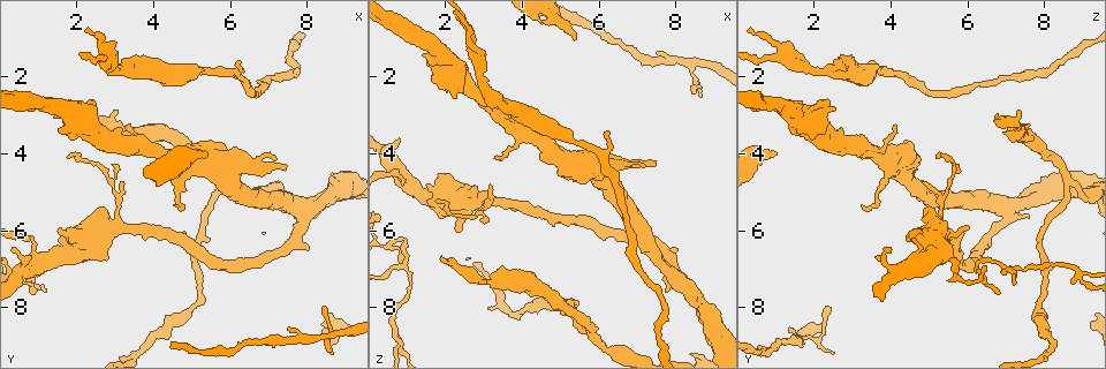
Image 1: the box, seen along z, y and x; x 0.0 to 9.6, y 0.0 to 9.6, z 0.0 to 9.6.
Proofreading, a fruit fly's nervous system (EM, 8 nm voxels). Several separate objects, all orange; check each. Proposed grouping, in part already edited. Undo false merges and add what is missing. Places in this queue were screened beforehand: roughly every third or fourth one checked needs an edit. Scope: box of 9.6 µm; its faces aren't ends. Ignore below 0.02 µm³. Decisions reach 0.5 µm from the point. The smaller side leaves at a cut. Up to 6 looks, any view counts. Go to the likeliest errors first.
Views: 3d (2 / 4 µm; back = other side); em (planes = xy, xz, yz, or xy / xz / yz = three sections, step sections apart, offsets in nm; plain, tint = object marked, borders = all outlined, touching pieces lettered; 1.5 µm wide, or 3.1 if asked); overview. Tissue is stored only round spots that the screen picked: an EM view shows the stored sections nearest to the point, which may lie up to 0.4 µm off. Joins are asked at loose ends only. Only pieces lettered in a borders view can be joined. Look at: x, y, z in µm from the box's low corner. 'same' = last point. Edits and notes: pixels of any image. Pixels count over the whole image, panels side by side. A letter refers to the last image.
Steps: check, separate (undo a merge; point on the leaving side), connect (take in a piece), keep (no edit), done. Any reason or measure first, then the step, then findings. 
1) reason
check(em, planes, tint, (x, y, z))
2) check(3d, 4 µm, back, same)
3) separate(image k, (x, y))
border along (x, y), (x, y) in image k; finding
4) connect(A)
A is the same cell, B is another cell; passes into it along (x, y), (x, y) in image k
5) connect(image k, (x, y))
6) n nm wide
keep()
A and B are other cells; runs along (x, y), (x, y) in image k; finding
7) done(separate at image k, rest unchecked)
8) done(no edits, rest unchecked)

check(em, planes, borders, (6.30, 1.60, 3.40))

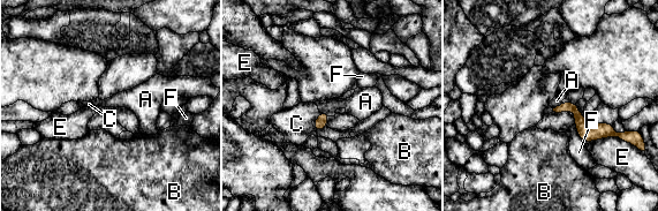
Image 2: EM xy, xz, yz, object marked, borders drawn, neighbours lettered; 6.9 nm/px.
E touches over 280 nm
keep()
A, B, C, E and F are other cells; runs along (558, 110), (573, 107), (591, 132), (612, 134) in image 2; none of them fits

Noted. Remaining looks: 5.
thin end
check(3d, 2 µm, (1.90, 3.10, 6.70))

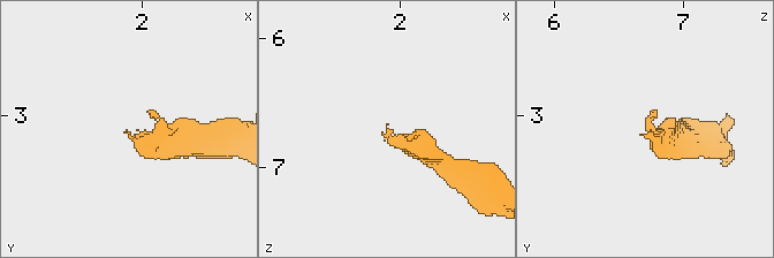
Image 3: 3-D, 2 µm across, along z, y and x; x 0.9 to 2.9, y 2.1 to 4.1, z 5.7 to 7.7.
check(em, planes, borders, (1.90, 3.14, 6.70))

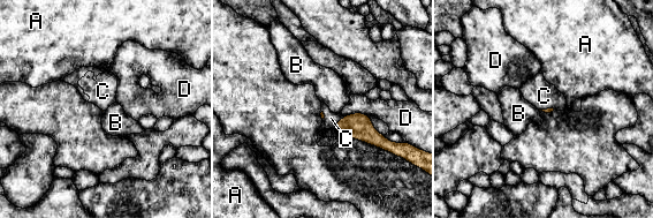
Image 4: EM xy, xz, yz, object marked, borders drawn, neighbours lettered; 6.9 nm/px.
connect(C)
C is the same cell, A, B and D are other cells; passes into it along (358, 126), (336, 122), (331, 118) in image 4; it goes on there

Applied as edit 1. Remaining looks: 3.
check(3d, 2 µm, (6.20, 5.25, 9.15))

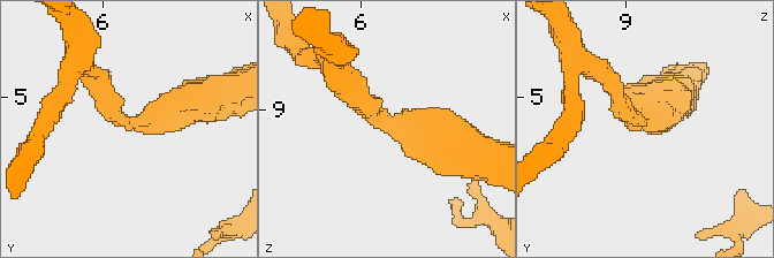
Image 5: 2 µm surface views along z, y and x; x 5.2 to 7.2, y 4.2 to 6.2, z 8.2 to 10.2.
arms of 220, 300 nm
check(em, planes, borders, (6.16, 5.20, 9.08))

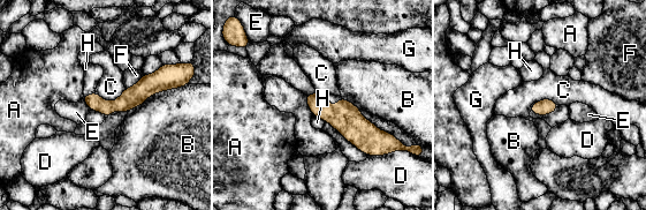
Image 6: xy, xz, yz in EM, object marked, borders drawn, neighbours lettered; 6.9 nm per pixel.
keep()
A, B, C, D, E, F, G and H are other cells; border along (537, 100), (553, 99), (557, 104) in image 6; continuous, no second cell

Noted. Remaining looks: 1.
done(connect at image 4, rest unchecked)

